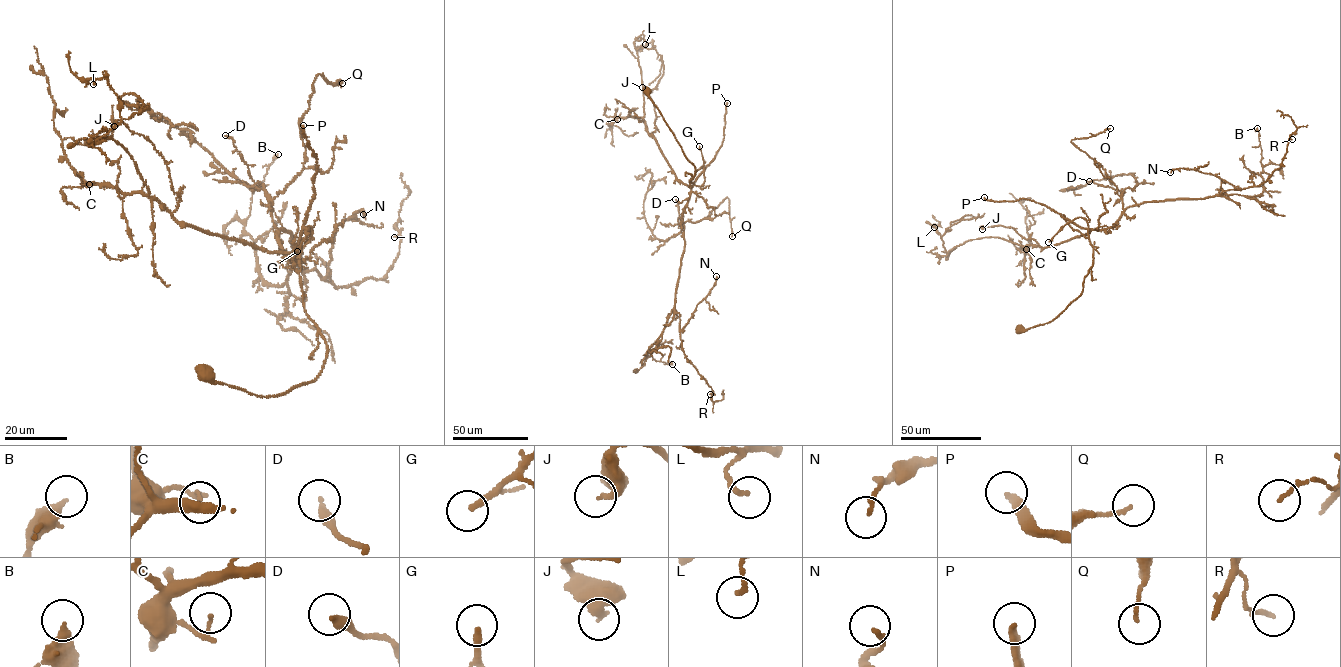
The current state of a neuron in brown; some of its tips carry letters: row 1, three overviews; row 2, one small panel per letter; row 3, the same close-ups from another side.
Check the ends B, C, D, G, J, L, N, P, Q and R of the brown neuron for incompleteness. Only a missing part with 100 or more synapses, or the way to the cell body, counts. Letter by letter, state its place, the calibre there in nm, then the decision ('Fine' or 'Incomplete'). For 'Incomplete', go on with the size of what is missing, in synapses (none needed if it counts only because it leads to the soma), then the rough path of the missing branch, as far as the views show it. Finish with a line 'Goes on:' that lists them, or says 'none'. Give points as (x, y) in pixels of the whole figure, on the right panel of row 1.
B: Place: (1257, 128). Thickness 380 nm. Fine
C: Place: (1026, 249). Thickness 120 nm. Fine
D: Place: (1089, 181). Thickness 280 nm. Fine
G: Place: (1048, 242). Thickness 220 nm. Fine
J: Place: (982, 229). Thickness 280 nm. Fine
L: Place: (934, 227). Thickness 150 nm. Fine
N: Place: (1170, 172). Thickness 150 nm. Fine
P: Place: (984, 197). Thickness 260 nm. Incomplete. Roughly 160 synapses. Course of what is missing: (984, 197), (977, 190), (971, 192), (961, 216), (950, 225), (937, 245), (918, 260), (910, 245)
Q: Place: (1110, 128). Thickness 120 nm. Fine
R: Place: (1292, 139). Thickness 130 nm. Fine
Goes on: P

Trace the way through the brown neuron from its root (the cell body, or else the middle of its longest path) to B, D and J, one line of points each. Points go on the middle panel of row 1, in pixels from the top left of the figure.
B: (648, 92), (695, 170), (682, 217), (684, 249), (675, 305), (647, 355), (672, 364)
D: (648, 92), (685, 157), (695, 167), (693, 178), (689, 181), (694, 184), (681, 226), (678, 224), (675, 199)
J: (648, 92), (695, 167), (691, 186), (677, 178), (649, 135), (655, 130), (656, 115), (642, 87)

